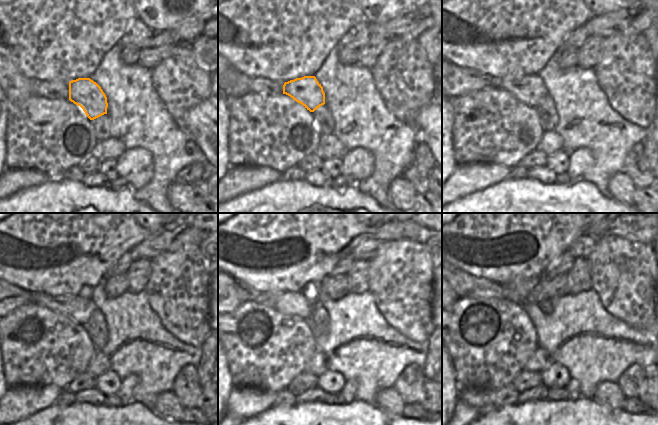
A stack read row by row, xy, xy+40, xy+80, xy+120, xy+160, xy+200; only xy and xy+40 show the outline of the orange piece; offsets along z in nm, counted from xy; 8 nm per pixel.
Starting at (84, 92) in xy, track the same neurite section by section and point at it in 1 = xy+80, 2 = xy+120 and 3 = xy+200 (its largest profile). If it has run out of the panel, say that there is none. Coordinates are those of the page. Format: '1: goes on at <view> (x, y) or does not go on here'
1: goes on at xy+80 (529, 90)
2: goes on at xy+120 (78, 309)
3: goes on at xy+200 (465, 285)

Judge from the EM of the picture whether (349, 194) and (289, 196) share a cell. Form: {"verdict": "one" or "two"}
{"verdict": "one"}

